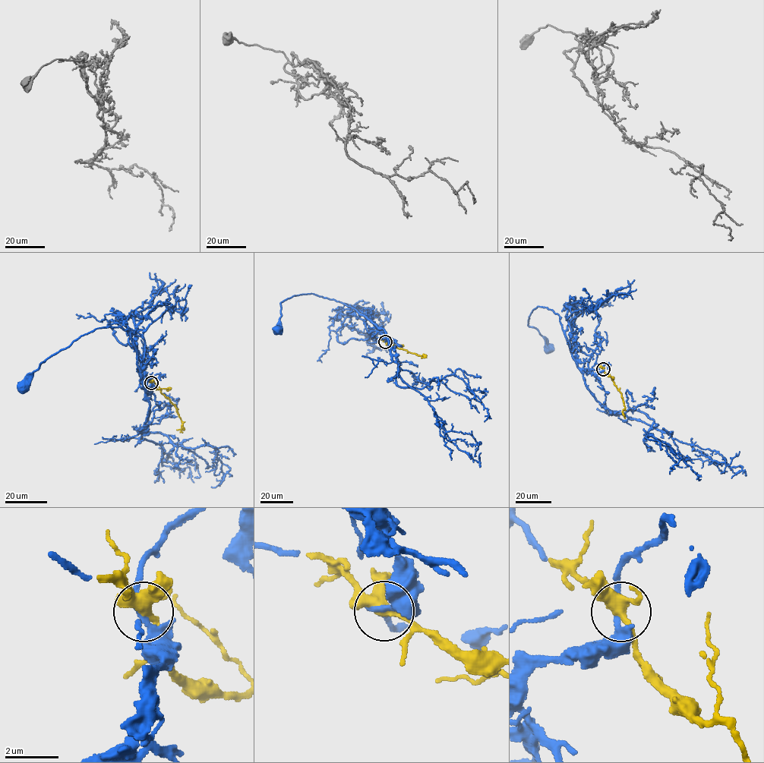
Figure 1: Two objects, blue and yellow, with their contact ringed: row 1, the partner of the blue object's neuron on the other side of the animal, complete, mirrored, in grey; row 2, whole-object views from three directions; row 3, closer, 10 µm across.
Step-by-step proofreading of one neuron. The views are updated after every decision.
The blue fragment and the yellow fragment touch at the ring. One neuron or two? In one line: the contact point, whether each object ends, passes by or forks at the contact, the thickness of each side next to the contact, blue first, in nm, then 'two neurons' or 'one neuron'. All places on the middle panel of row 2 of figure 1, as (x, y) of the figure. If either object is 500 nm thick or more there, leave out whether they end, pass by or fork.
(385, 342) | blue passes by | yellow forks | 200/380 nm | one neuron

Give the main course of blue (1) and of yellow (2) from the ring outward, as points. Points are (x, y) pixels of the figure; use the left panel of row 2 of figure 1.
1: (151, 383), (150, 389), (142, 385), (131, 332), (121, 326), (108, 326), (80, 336), (51, 355), (20, 386)
2: (151, 383), (155, 388), (161, 389), (175, 405), (182, 424), (182, 428), (176, 430)

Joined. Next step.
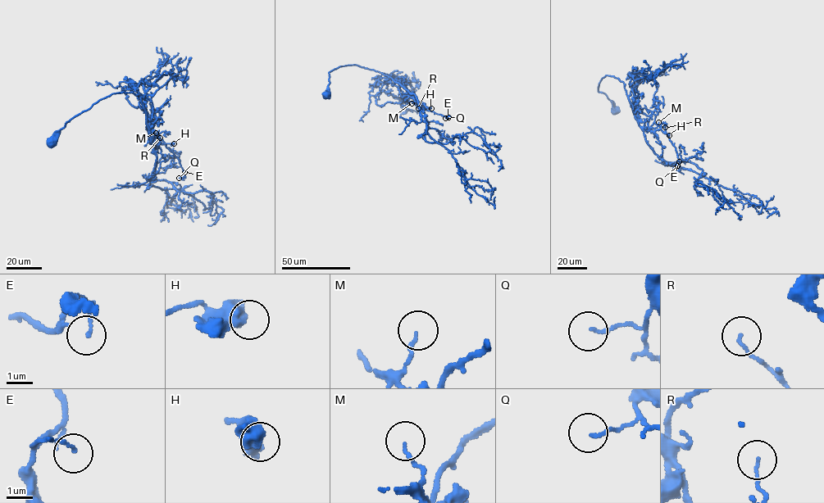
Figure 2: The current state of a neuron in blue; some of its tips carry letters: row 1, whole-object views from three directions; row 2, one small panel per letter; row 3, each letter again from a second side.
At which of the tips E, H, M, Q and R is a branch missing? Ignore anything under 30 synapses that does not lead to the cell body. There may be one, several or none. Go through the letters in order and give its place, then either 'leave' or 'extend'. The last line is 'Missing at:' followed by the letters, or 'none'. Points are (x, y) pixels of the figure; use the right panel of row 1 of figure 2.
E: (679, 161) | leave
H: (669, 135) | leave
M: (658, 122) | leave
Q: (677, 165) | leave
R: (665, 127) | leave
Missing at: none

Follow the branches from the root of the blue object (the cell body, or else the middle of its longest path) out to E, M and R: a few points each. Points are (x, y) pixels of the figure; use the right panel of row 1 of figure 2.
E: (615, 109), (607, 97), (598, 91), (600, 81), (606, 75), (623, 83), (638, 124), (666, 133), (679, 161)
M: (615, 109), (607, 97), (598, 91), (600, 81), (606, 75), (624, 83), (638, 124), (649, 129), (658, 122)
R: (615, 109), (607, 97), (598, 91), (600, 81), (606, 75), (624, 83), (638, 124), (665, 133), (665, 127)

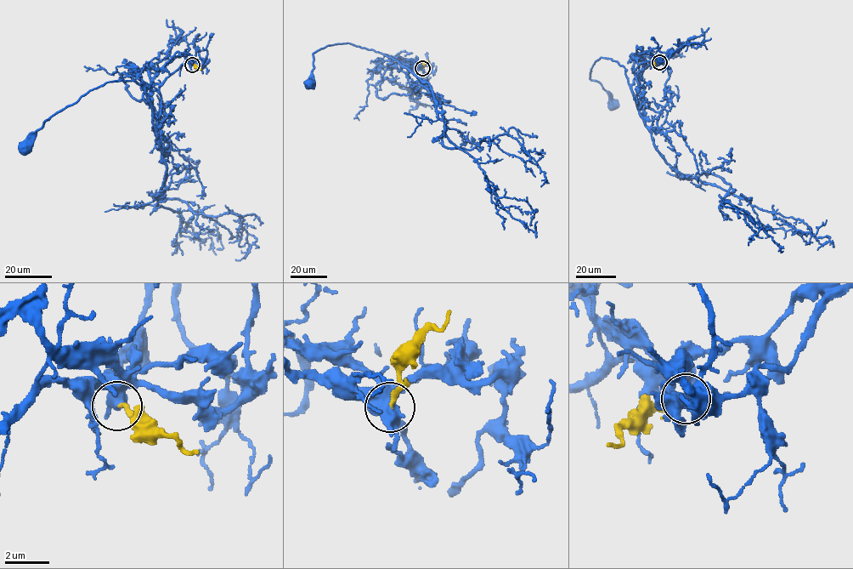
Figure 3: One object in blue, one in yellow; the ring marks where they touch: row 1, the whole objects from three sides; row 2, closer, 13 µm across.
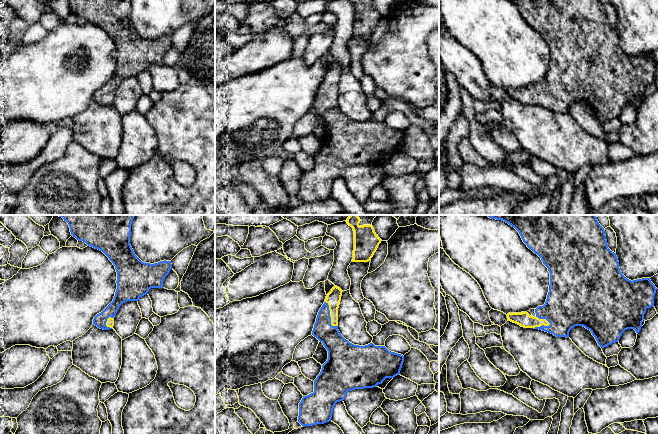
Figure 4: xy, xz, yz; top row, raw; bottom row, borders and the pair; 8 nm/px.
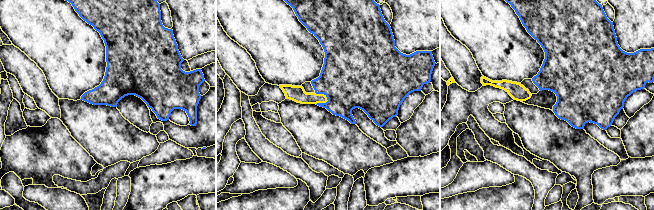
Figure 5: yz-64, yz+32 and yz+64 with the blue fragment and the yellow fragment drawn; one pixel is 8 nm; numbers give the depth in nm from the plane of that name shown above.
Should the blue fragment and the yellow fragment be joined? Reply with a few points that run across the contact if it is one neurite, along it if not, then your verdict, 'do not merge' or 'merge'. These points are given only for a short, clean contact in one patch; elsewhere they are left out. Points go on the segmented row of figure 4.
line xz (337, 346), (329, 335), (329, 316), (329, 309), (333, 298); merge

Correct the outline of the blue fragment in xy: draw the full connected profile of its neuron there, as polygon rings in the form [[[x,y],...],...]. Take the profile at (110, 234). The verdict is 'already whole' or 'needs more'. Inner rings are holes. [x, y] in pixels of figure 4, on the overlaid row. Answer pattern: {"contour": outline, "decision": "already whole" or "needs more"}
{"contour": [[[53,215],[66,221],[70,232],[78,241],[102,251],[115,266],[117,289],[113,301],[93,319],[93,325],[103,330],[112,329],[114,316],[119,307],[127,301],[138,301],[151,288],[163,288],[163,281],[172,269],[171,261],[150,264],[142,262],[130,245],[131,225],[135,215]]], "decision": "needs more"}

